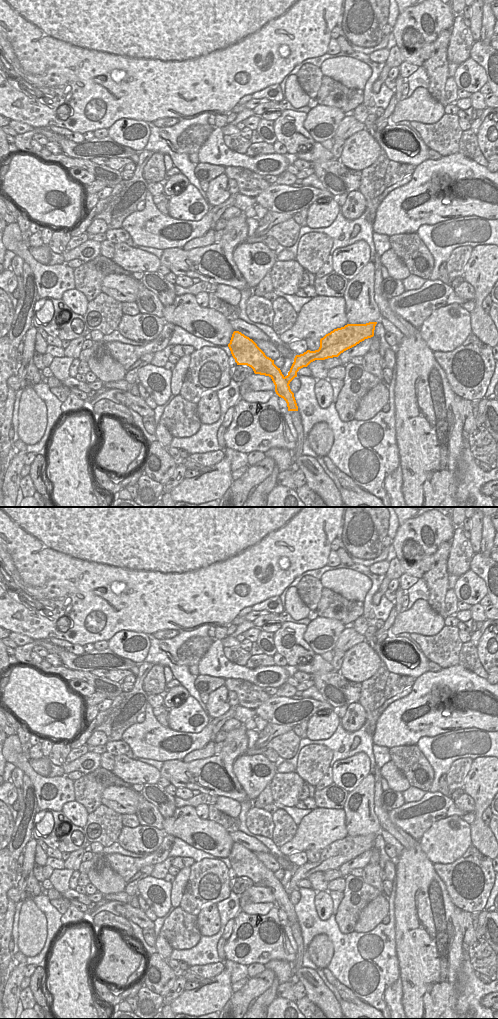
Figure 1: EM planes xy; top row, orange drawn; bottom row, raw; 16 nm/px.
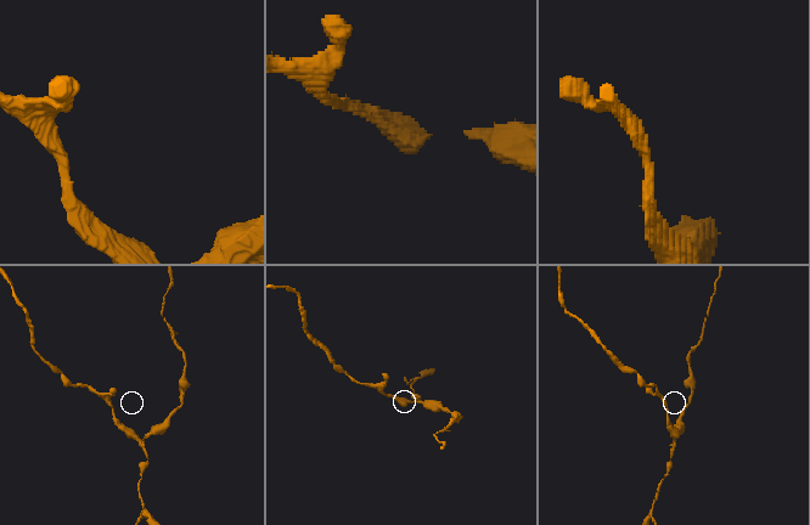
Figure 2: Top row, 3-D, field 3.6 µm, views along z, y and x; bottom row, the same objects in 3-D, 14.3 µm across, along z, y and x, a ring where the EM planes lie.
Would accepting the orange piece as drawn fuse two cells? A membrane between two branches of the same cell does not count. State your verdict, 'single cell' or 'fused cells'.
fused cells

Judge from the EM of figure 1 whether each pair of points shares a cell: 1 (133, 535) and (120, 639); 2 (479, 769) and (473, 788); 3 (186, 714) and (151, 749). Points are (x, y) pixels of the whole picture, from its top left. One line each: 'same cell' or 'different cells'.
1: different cells
2: same cell
3: different cells

